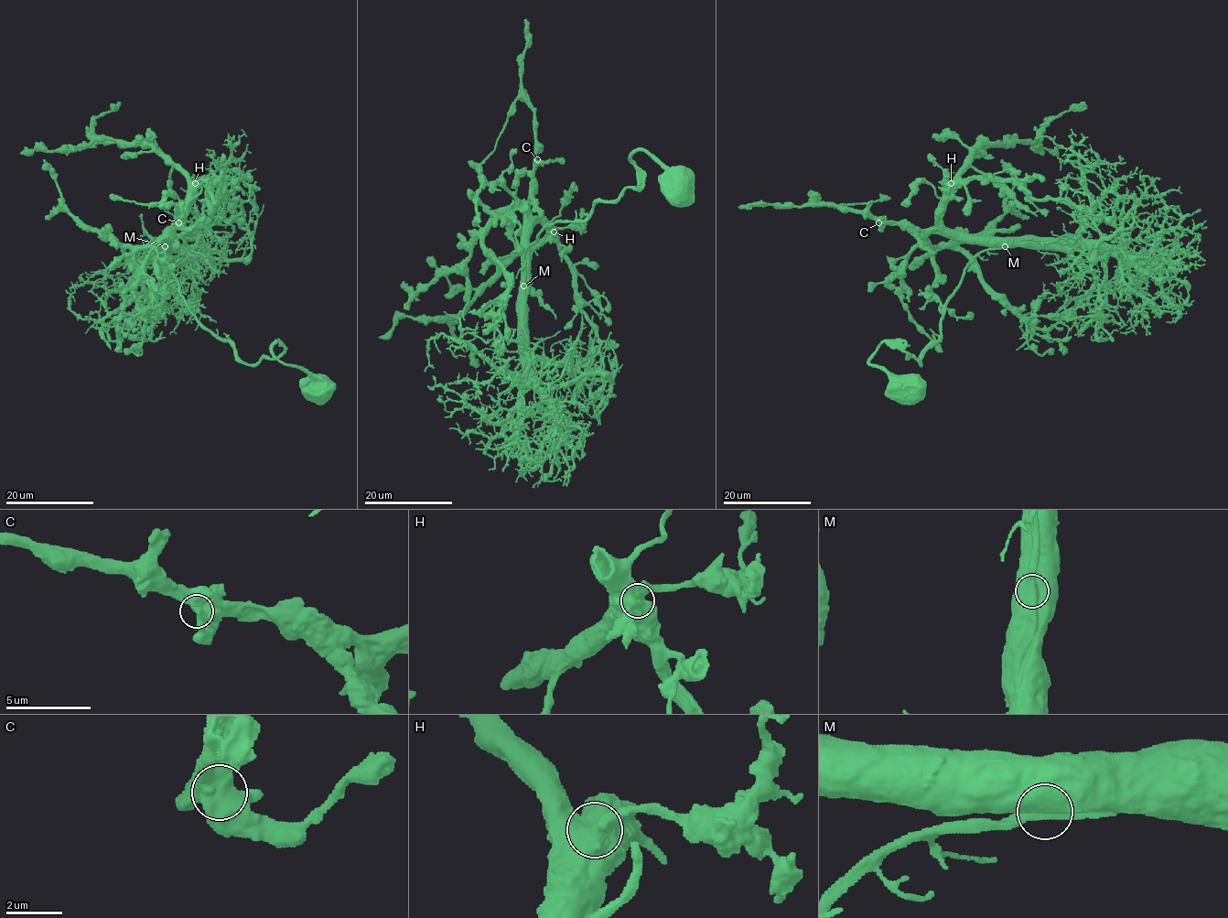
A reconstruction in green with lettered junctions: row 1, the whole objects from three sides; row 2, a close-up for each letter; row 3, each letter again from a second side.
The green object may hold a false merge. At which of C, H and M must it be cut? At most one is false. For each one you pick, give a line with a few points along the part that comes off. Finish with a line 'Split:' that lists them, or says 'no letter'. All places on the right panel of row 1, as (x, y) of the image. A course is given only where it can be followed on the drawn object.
Split: no letter

